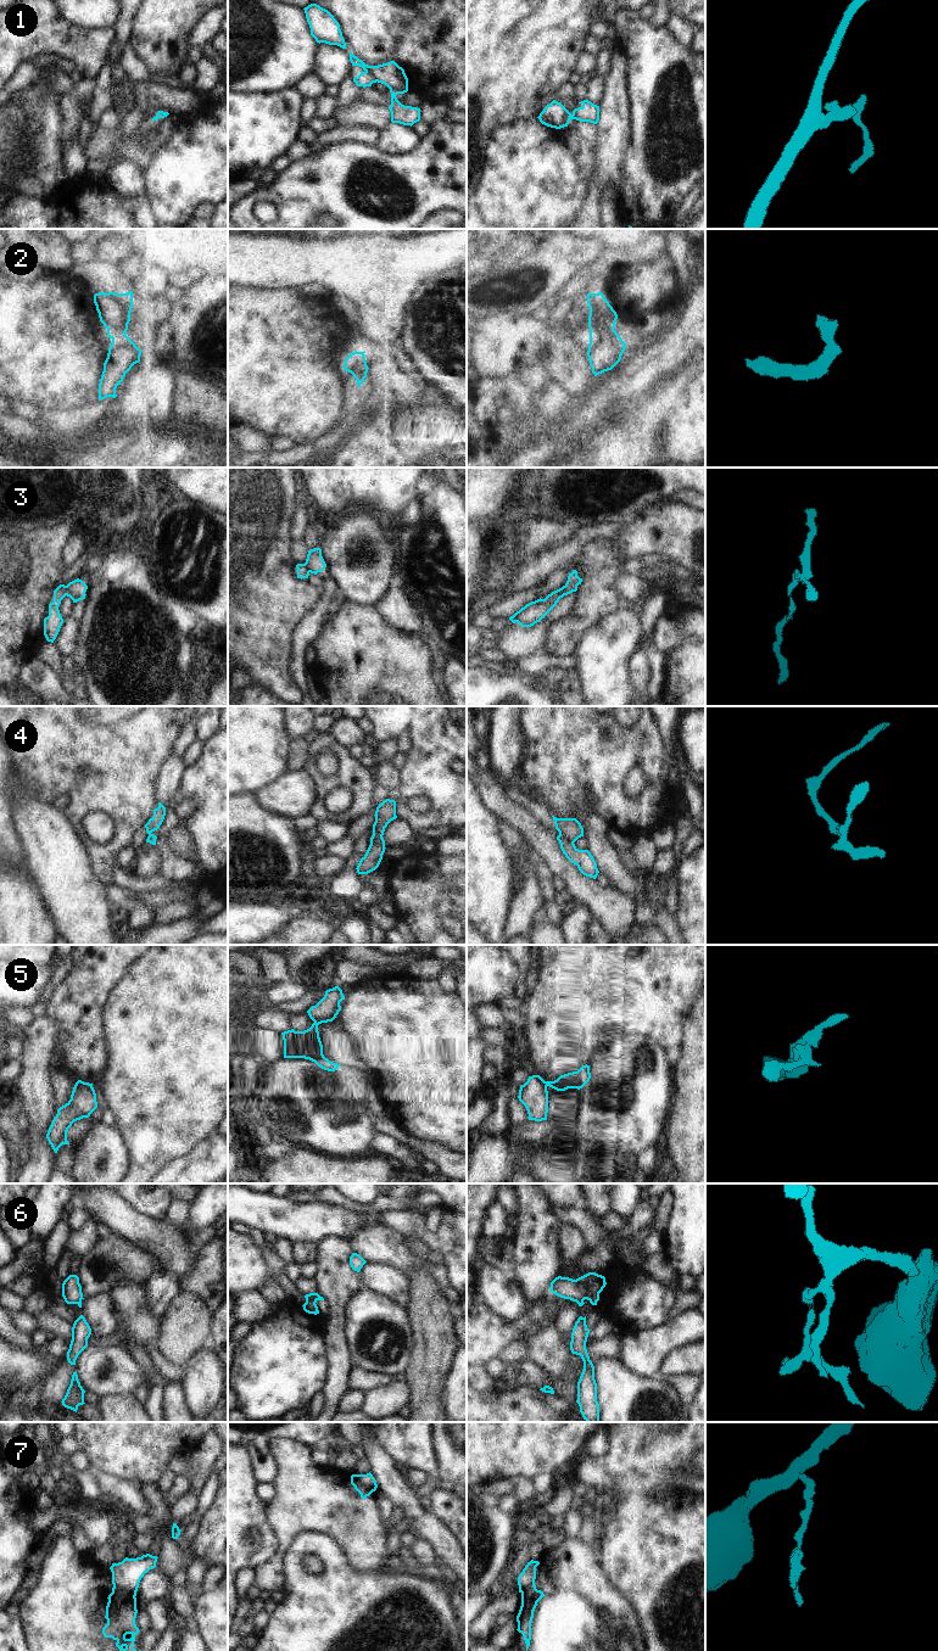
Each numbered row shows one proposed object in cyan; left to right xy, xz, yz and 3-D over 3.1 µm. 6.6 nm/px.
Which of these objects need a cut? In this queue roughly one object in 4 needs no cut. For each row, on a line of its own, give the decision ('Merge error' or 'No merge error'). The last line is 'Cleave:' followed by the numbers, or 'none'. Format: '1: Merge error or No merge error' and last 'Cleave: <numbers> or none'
1: Merge error
2: No merge error
3: Merge error
4: Merge error
5: Merge error
6: Merge error
7: Merge error
Cleave: 1, 3, 4, 5, 6, 7

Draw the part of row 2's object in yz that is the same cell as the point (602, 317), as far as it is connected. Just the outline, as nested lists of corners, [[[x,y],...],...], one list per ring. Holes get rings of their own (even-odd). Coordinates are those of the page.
[[[602,292],[587,293],[586,298],[587,304],[590,307],[588,315],[590,343],[587,357],[590,360],[590,365],[592,368],[592,373],[594,374],[594,376],[597,376],[604,371],[612,370],[620,362],[626,343],[614,330],[618,314],[609,304],[604,295]]]

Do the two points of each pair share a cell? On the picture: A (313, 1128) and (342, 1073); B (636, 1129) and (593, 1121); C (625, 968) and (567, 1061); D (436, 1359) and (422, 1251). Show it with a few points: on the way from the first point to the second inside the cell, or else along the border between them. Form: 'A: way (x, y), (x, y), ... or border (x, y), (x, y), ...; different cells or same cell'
A: border (330, 1072), (338, 1085), (358, 1101); different cells
B: way (625, 1121), (604, 1121); same cell
C: way (602, 991), (575, 1018), (575, 1037); same cell
D: way (433, 1332), (426, 1299), (419, 1277); same cell

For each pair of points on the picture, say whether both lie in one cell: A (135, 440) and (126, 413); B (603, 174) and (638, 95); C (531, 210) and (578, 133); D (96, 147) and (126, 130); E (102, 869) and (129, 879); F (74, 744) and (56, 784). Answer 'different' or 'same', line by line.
A: different
B: different
C: different
D: different
E: different
F: same

